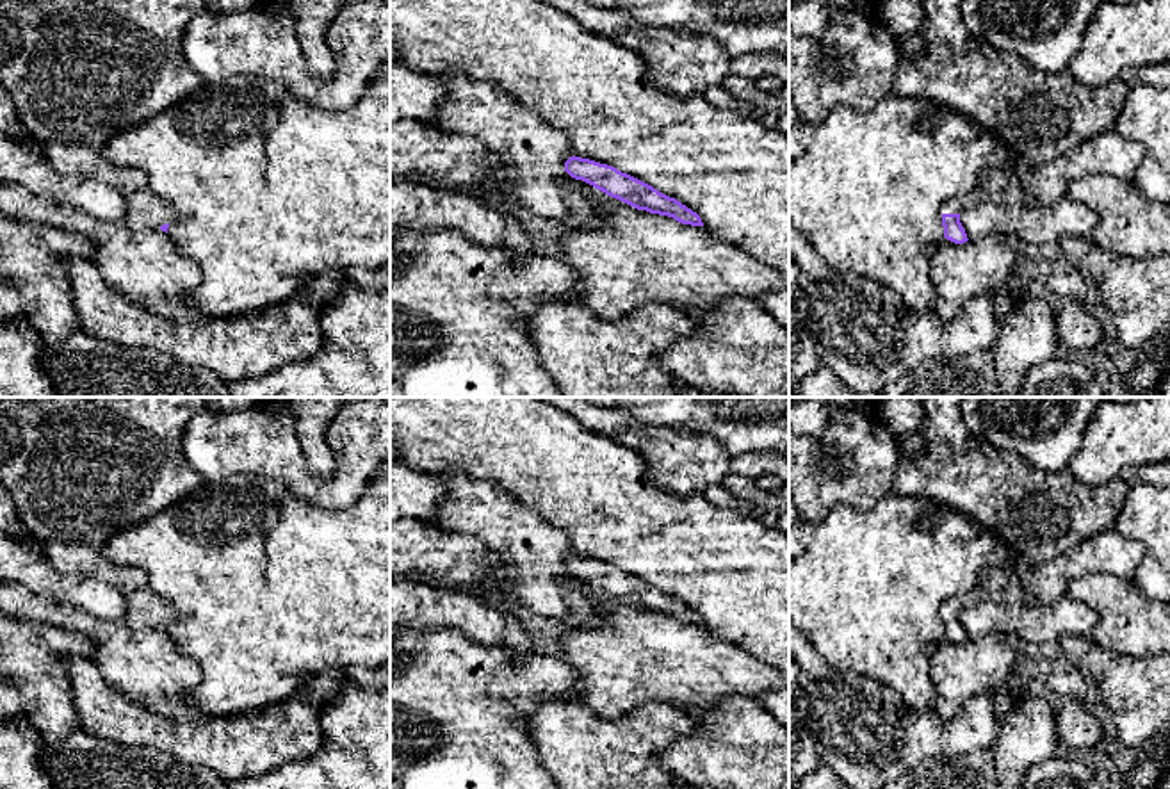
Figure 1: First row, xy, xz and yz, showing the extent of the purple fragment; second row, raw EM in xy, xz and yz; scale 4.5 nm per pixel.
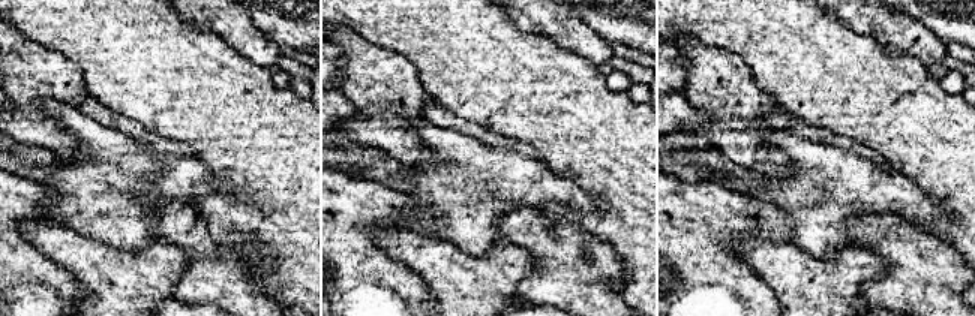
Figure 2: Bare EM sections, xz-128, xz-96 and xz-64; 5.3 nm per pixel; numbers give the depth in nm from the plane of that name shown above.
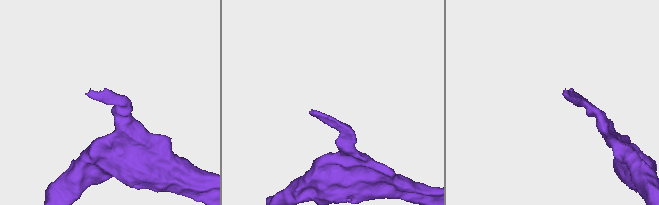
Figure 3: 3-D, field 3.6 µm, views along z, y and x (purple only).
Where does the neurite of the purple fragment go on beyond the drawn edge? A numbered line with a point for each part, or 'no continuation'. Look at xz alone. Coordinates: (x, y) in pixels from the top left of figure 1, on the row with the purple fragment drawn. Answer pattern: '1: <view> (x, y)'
no continuation

